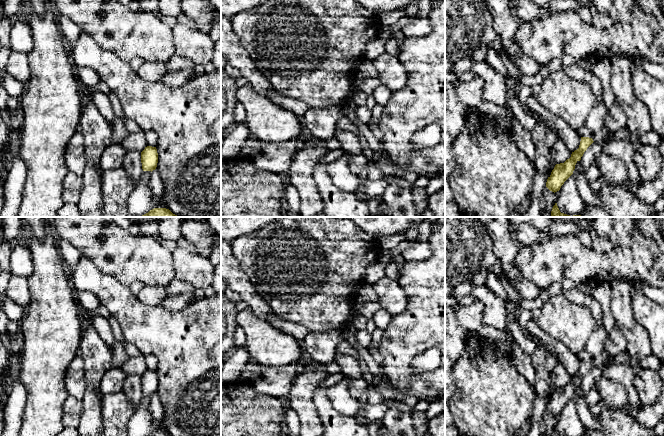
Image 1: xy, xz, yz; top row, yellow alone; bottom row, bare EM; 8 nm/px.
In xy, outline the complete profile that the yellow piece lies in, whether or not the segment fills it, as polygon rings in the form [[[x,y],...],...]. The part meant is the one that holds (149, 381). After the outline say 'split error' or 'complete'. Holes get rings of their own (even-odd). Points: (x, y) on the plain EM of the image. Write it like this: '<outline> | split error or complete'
[[[147,370],[141,376],[141,387],[143,395],[153,395],[157,391],[158,377],[156,371]]] | complete

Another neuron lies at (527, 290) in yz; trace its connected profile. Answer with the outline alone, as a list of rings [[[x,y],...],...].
[[[523,278],[520,281],[509,281],[514,287],[518,296],[526,301],[533,301],[538,298],[539,288],[530,280]]]

